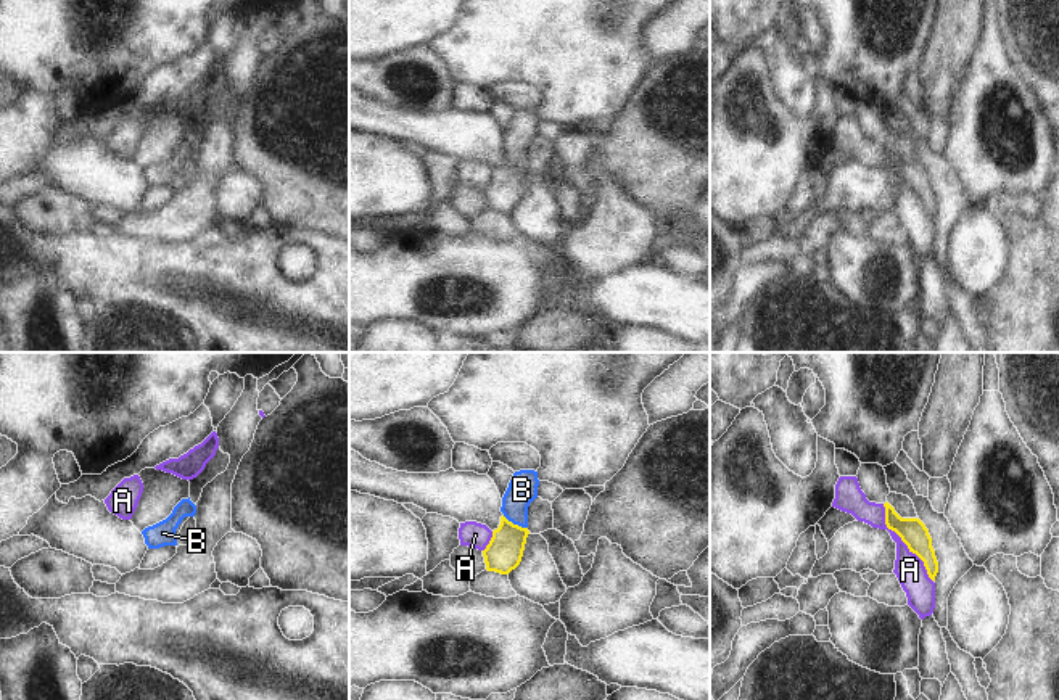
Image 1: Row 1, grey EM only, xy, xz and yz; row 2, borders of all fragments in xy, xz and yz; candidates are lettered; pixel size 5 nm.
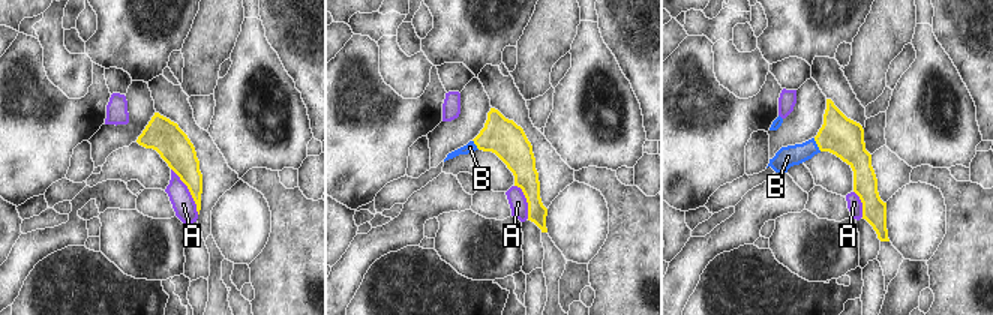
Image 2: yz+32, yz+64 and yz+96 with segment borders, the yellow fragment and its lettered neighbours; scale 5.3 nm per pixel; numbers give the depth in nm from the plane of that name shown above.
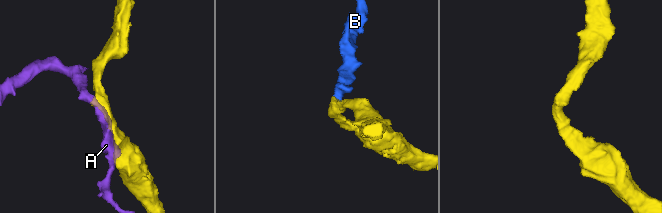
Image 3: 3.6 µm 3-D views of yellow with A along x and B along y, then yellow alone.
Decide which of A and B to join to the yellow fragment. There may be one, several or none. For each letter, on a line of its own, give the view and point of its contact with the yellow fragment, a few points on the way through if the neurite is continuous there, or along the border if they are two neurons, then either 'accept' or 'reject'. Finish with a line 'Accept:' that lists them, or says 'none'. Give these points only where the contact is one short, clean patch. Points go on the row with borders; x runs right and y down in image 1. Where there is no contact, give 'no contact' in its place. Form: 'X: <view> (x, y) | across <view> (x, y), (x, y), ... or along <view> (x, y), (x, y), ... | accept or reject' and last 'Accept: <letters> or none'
A: yz (903, 541) | reject
B: xz (515, 525) | across xz (504, 552), (515, 525), (515, 501), (522, 490) | accept
Accept: B

